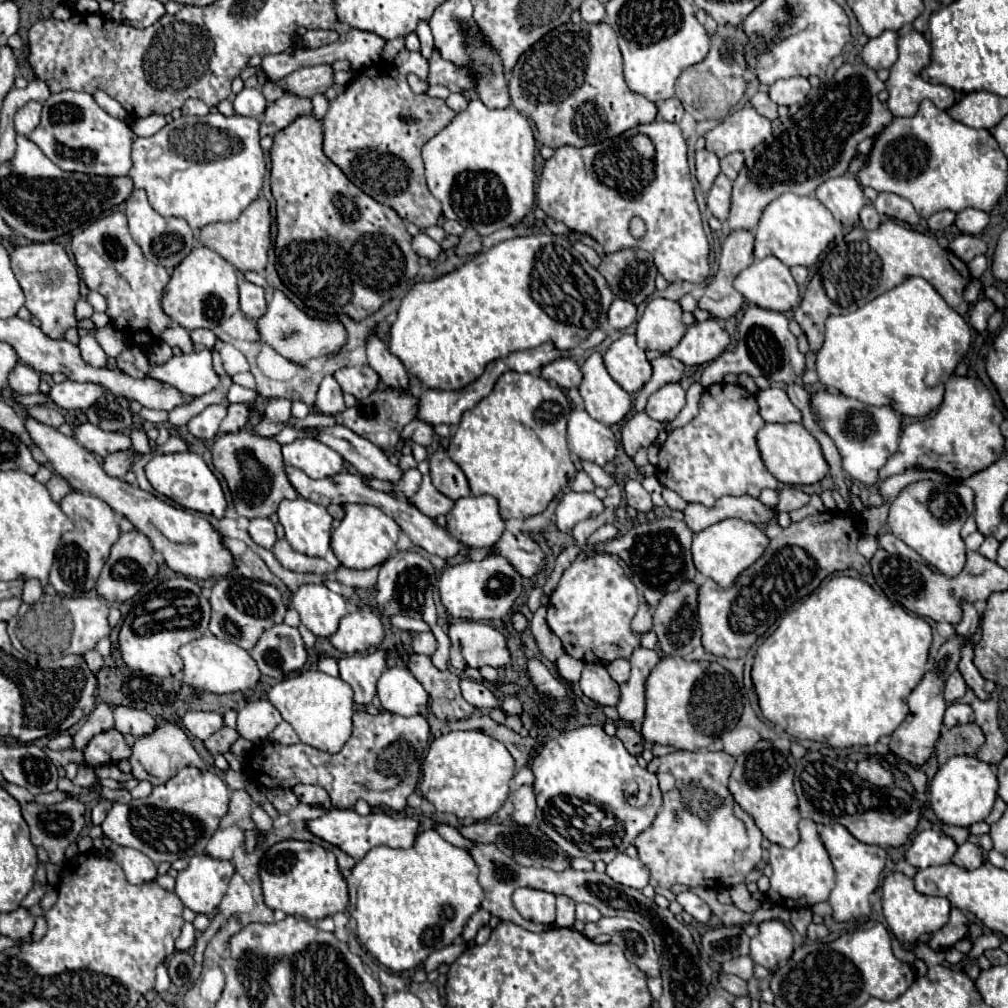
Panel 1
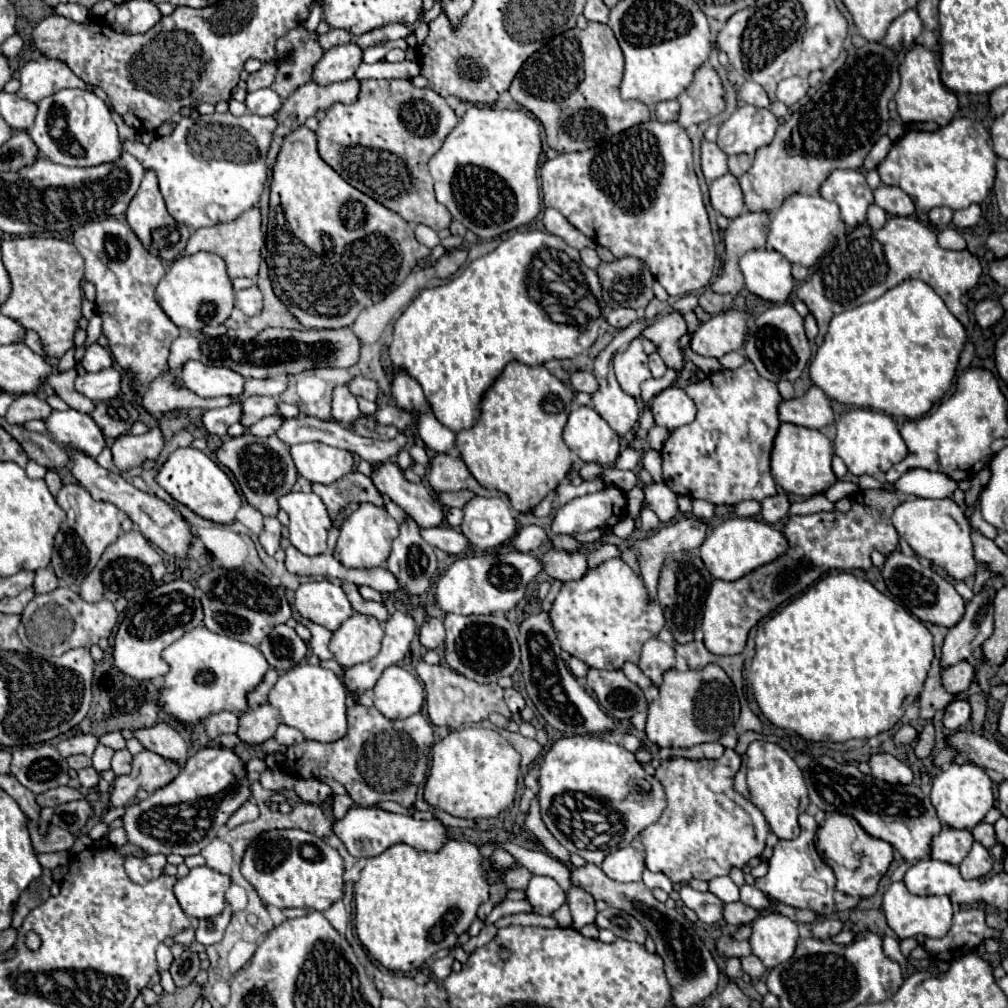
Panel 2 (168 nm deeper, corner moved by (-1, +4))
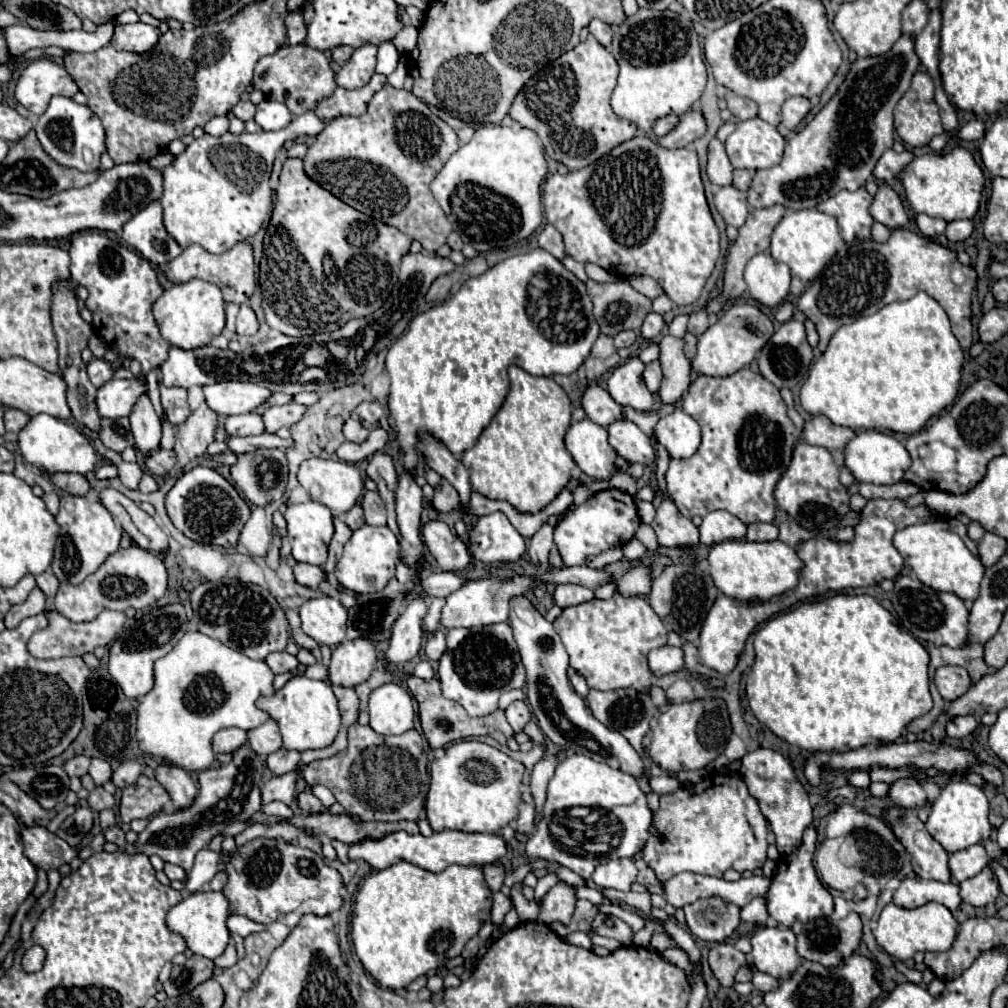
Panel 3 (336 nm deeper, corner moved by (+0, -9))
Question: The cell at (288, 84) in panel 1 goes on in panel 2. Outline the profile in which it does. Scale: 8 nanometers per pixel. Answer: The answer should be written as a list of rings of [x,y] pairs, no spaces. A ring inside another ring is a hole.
[[[356,43],[338,45],[324,53],[314,69],[314,81],[320,85],[330,85],[336,81],[352,79],[362,63],[362,49]]]

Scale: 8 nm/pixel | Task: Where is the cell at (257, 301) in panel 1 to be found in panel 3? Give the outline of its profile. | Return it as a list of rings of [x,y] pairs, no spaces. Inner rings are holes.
[[[241,304],[241,310],[237,314],[237,334],[251,336],[257,330],[259,330],[259,322],[257,322],[257,316],[255,316],[253,308],[247,306],[247,304]]]

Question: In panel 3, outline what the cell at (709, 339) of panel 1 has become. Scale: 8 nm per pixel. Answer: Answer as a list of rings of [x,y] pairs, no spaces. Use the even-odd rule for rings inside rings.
[[[735,304],[729,310],[725,310],[723,316],[699,336],[697,354],[691,366],[697,374],[705,374],[705,376],[733,374],[735,370],[741,370],[753,362],[753,358],[765,346],[771,334],[773,334],[773,324],[759,308],[751,304]]]

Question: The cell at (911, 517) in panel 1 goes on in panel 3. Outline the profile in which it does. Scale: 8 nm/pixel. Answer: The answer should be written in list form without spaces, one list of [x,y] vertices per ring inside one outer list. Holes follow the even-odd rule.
[[[953,518],[907,526],[895,534],[893,544],[923,584],[939,592],[953,592],[961,600],[975,600],[985,570],[979,562],[979,556],[975,556],[967,548],[965,540],[967,540],[965,526],[957,518]],[[959,534],[963,534],[963,538]]]

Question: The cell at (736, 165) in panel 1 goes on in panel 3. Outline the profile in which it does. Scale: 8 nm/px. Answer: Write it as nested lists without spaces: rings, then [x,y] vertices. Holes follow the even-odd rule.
[[[735,170],[733,172],[733,186],[737,190],[745,192],[749,188],[749,184],[751,184],[751,178],[753,178],[753,174],[749,170]]]

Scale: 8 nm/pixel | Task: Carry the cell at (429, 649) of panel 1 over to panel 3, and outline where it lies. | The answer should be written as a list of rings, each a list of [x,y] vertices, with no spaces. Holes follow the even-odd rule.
[[[435,630],[429,634],[427,644],[425,644],[425,656],[429,660],[439,660],[441,654],[445,652],[445,632],[443,630]]]

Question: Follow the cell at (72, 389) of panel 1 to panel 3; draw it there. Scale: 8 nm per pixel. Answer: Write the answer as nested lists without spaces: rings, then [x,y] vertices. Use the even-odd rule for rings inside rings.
[[[137,378],[133,380],[109,380],[101,388],[97,388],[95,406],[99,410],[99,416],[105,418],[121,418],[129,416],[131,406],[143,394],[147,388]]]

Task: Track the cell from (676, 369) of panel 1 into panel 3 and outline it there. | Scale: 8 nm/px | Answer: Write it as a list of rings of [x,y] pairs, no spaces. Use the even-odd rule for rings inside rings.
[[[651,362],[651,364],[645,366],[643,380],[645,380],[649,392],[657,392],[657,390],[659,390],[659,386],[661,386],[661,378],[663,378],[663,374],[661,374],[661,366],[659,366],[659,362]]]

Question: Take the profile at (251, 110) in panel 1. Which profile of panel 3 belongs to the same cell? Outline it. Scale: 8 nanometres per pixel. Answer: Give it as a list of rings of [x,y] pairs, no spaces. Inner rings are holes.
[[[263,100],[257,104],[257,114],[255,114],[255,122],[263,128],[263,130],[281,130],[291,122],[291,112],[287,110],[287,106],[283,106],[281,102],[275,100]]]

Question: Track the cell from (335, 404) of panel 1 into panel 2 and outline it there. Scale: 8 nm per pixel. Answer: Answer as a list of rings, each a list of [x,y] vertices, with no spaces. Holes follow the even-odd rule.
[[[336,387],[334,389],[332,417],[338,423],[342,423],[342,425],[350,425],[350,423],[354,423],[360,417],[358,401],[356,401],[356,397],[346,387]]]

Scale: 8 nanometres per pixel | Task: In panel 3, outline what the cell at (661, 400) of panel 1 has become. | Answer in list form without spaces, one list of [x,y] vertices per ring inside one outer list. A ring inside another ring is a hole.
[[[675,408],[671,414],[659,418],[655,436],[671,458],[689,458],[691,454],[695,454],[701,442],[699,424],[681,408]]]

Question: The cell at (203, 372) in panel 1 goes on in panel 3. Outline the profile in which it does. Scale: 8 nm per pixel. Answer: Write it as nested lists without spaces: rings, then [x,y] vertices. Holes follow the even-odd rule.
[[[239,380],[203,386],[203,394],[207,406],[223,416],[247,414],[257,404],[265,402],[265,398],[271,396],[271,392],[263,390],[263,386],[255,386],[253,382],[239,382]]]

